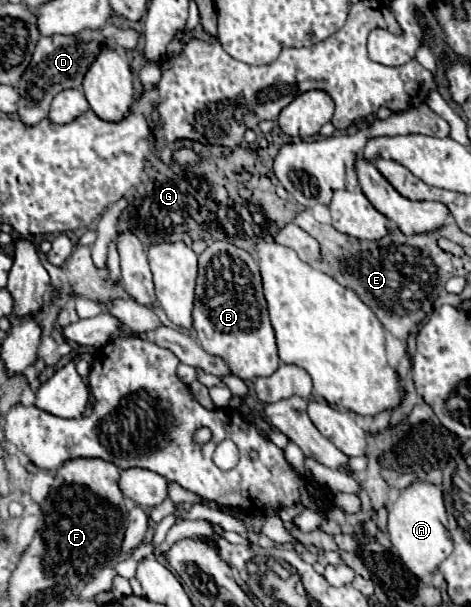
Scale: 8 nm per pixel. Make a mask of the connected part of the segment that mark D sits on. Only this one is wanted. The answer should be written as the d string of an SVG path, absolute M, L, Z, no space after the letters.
M107 25L99 31L81 31L81 35L67 35L67 37L53 35L53 37L41 37L37 41L31 63L23 71L17 83L17 93L19 93L17 115L23 125L31 127L37 125L41 119L45 119L49 113L49 103L59 91L67 87L81 87L81 77L89 69L89 63L93 63L93 59L97 57L97 51L105 39L109 39L109 43L113 45L119 45L121 49L135 49L139 35L133 29L119 29Z

